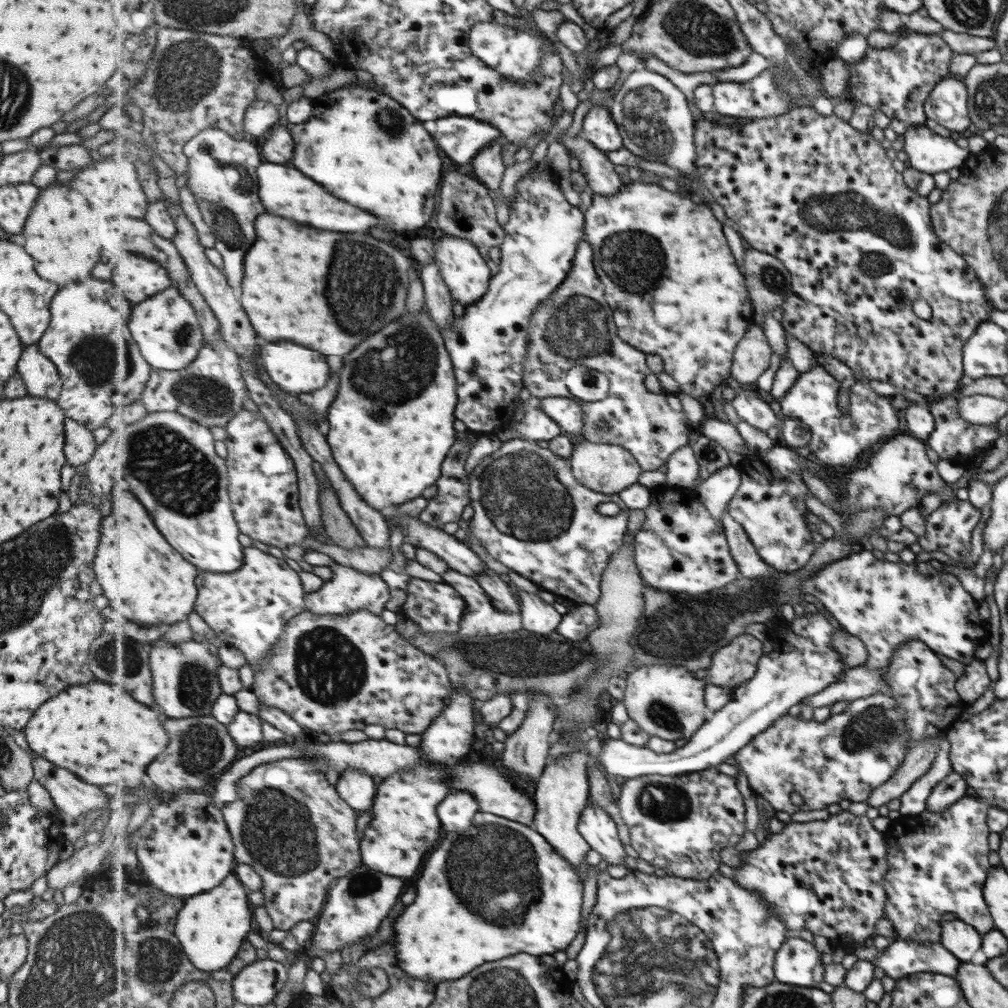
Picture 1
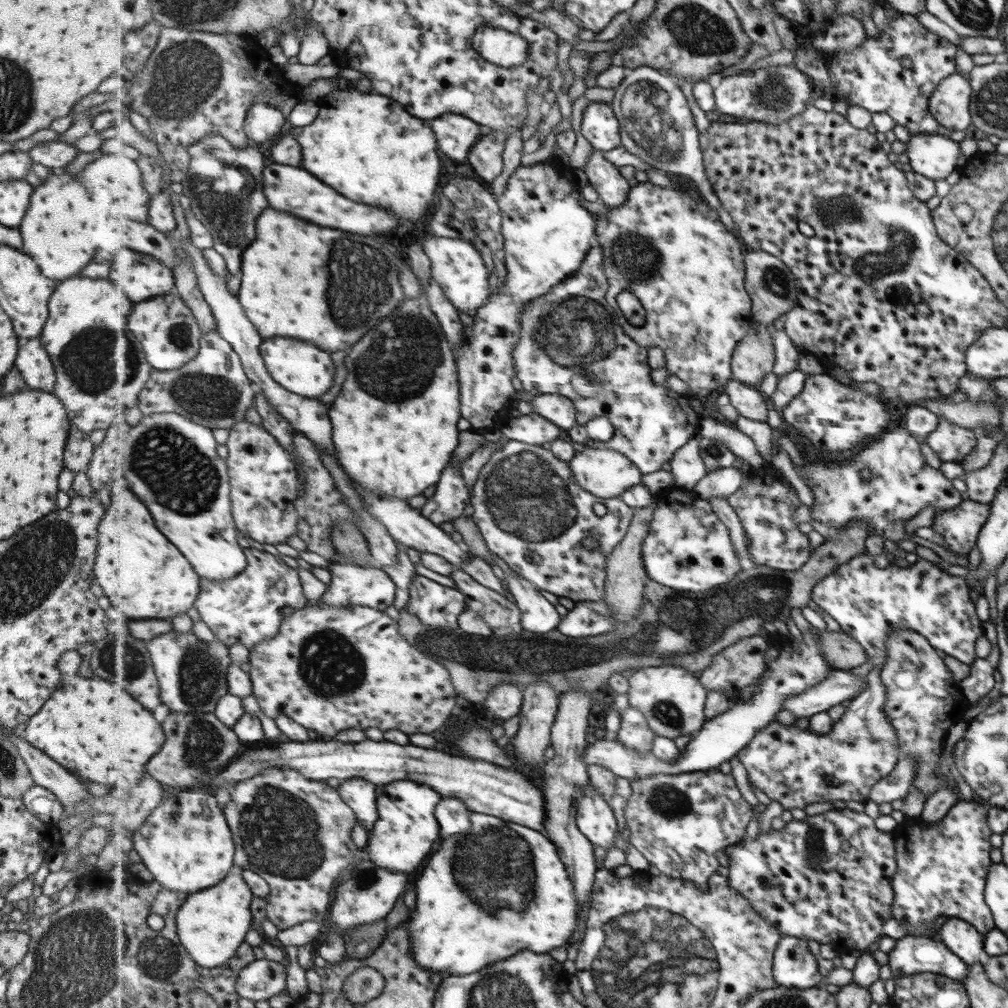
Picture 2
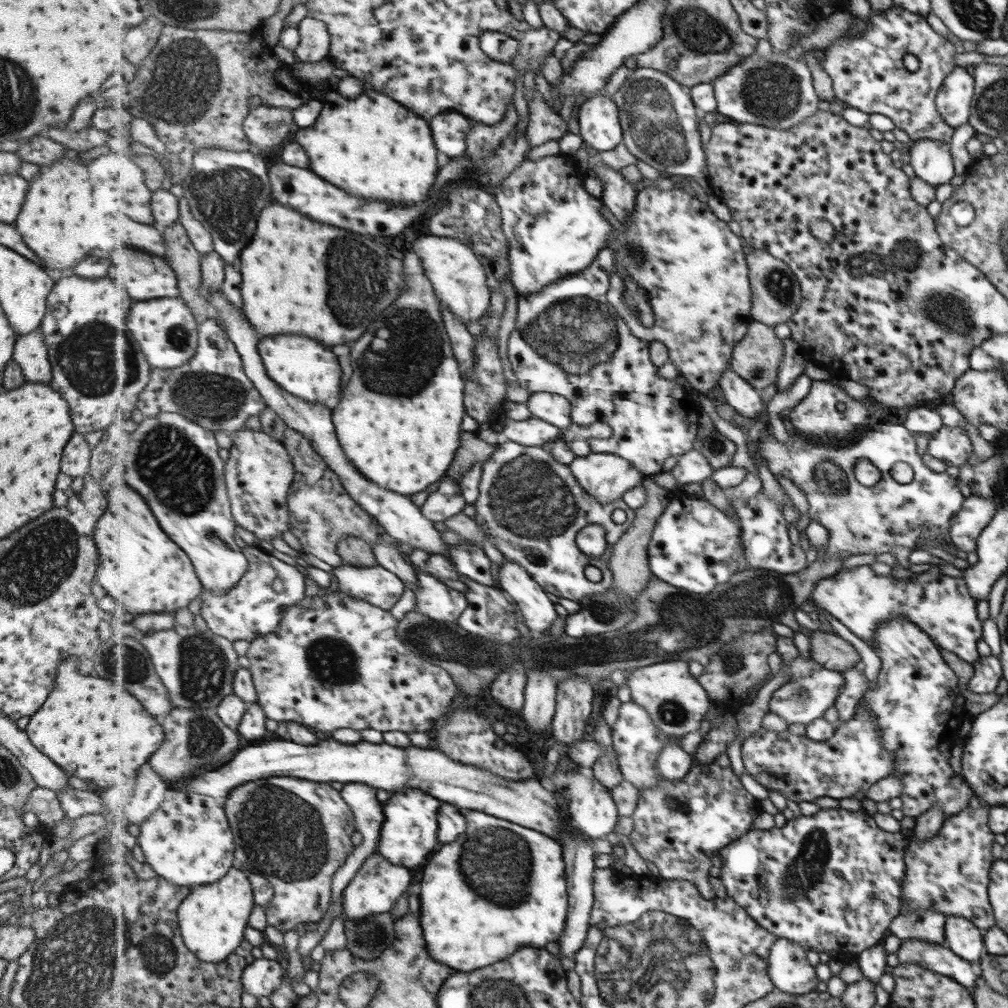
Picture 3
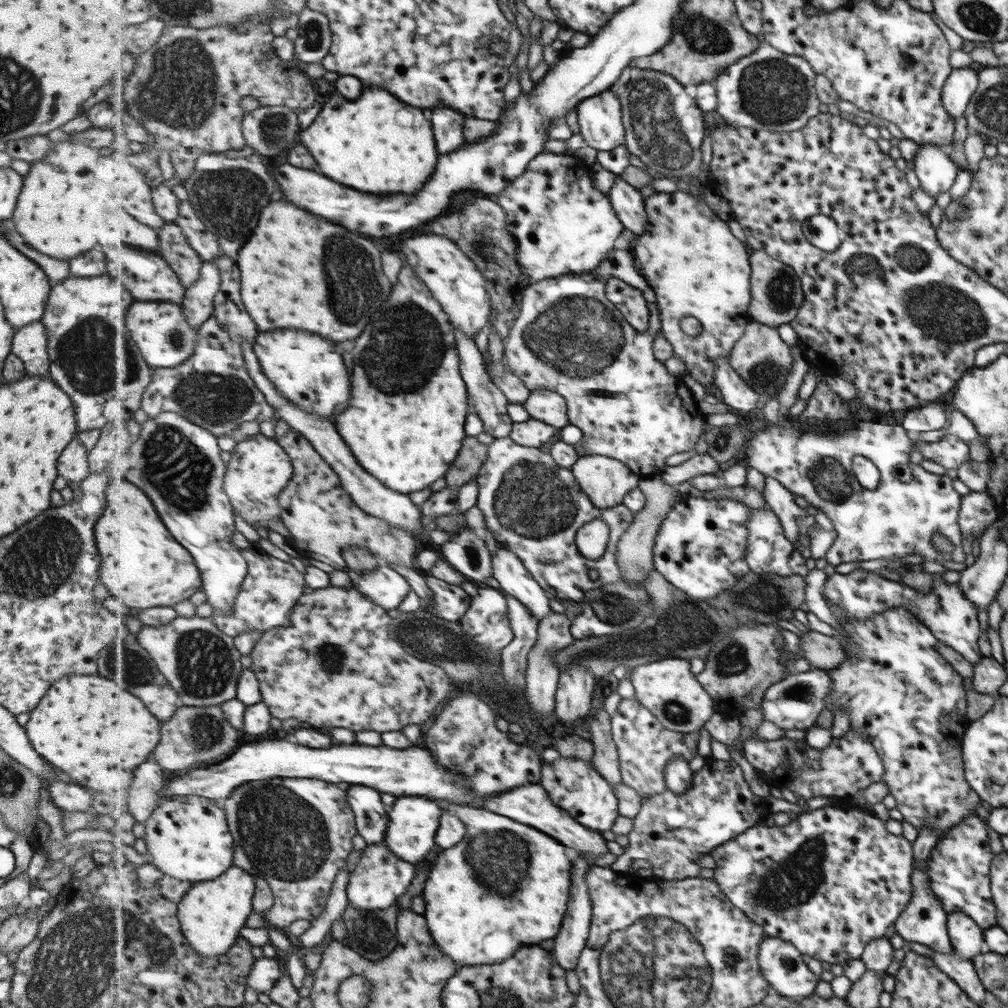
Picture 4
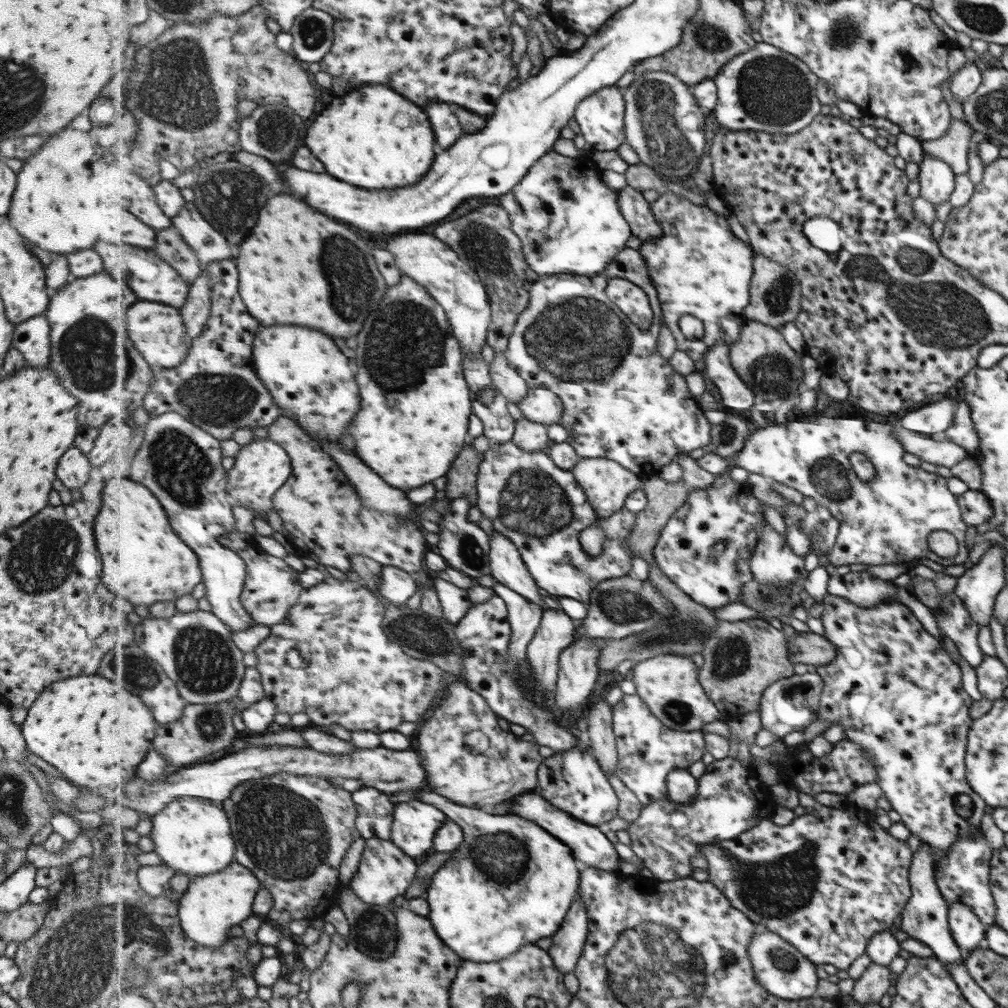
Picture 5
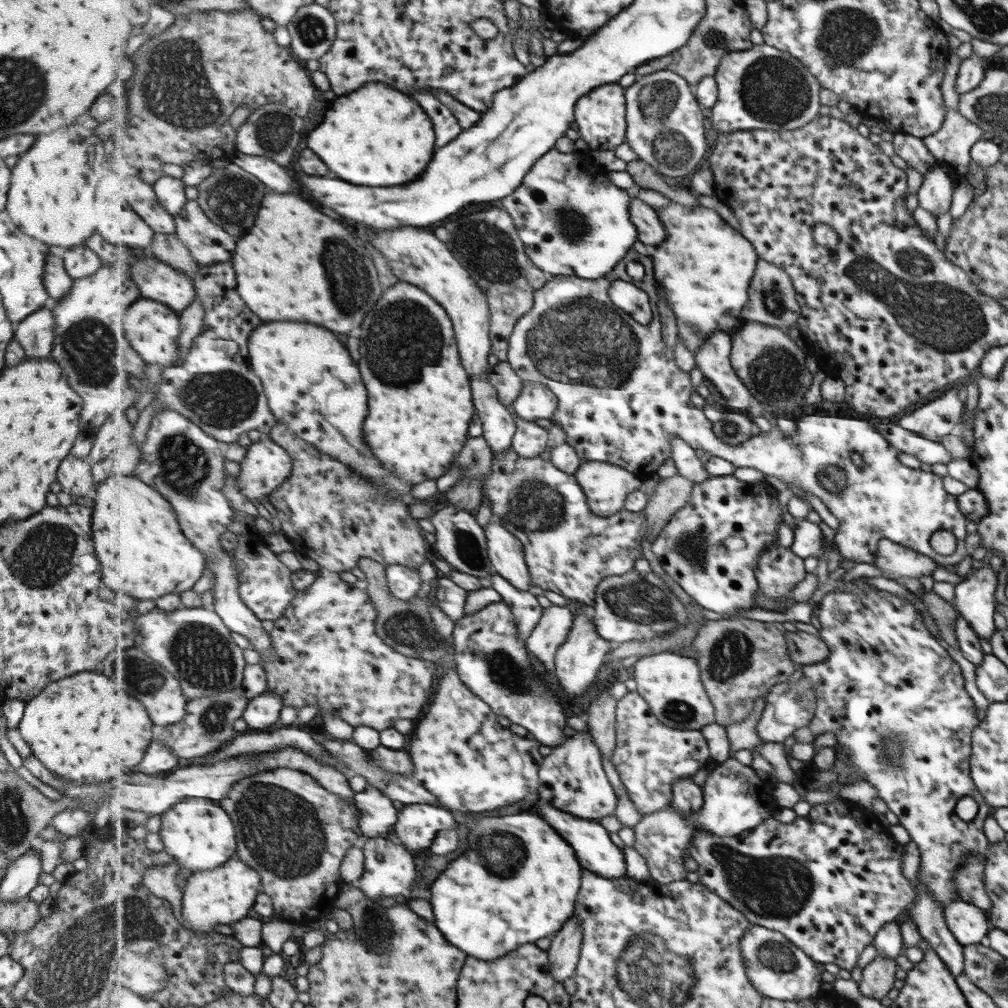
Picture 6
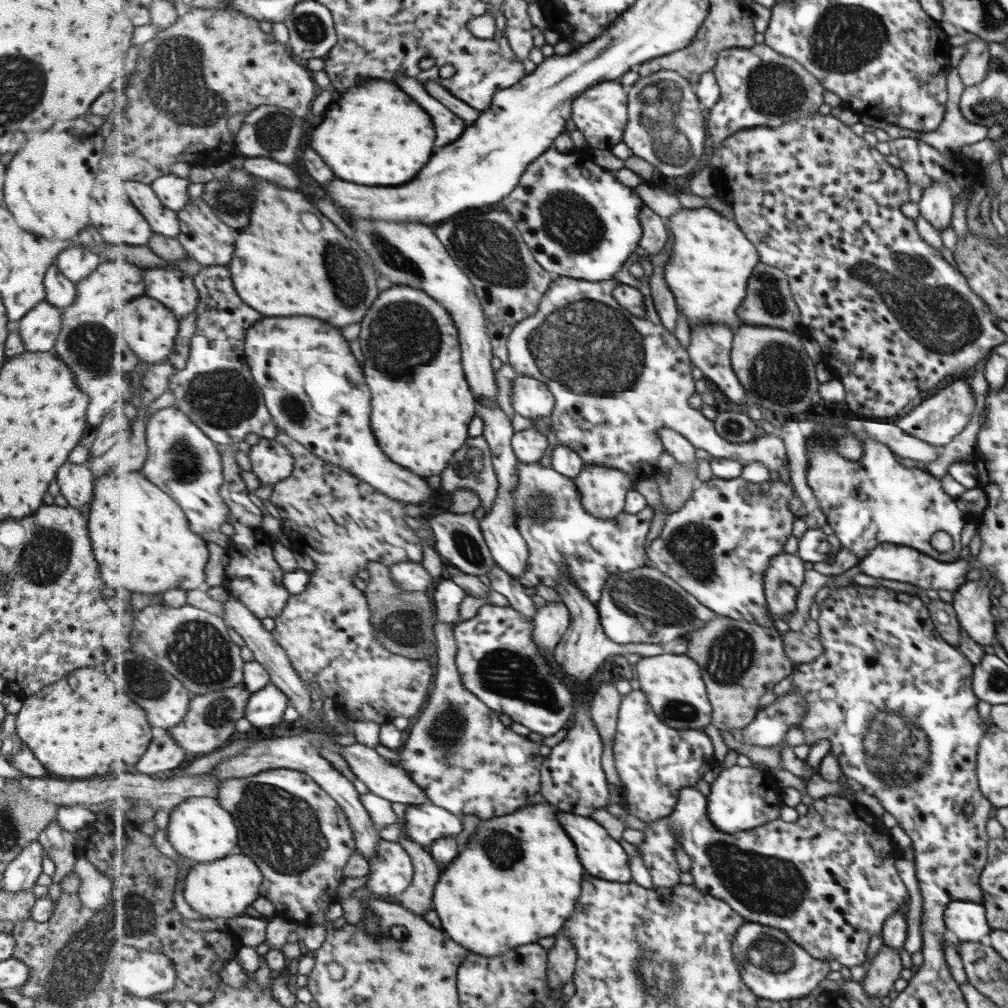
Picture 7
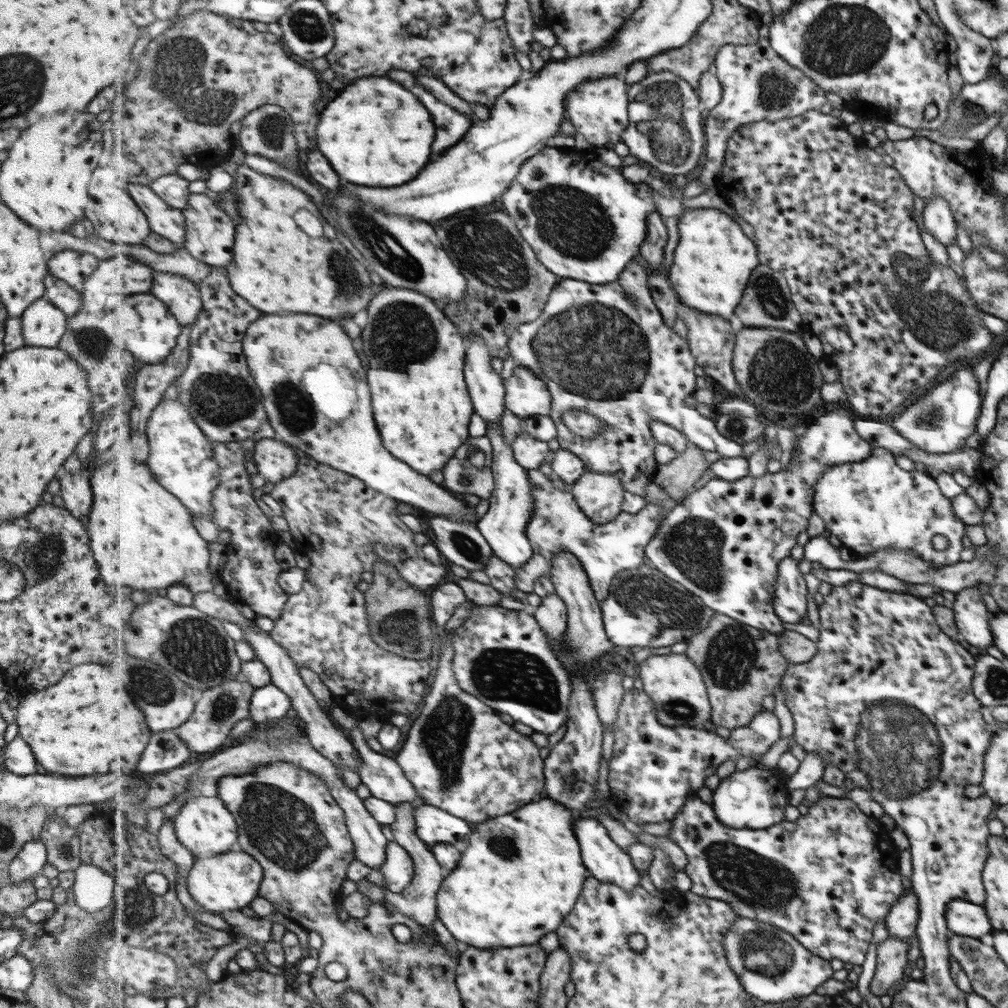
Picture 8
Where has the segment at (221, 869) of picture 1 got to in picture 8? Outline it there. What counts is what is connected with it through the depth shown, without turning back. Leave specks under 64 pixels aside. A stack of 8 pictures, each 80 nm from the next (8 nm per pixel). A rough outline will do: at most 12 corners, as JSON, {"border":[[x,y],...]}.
{"border":[[218,796],[193,797],[174,818],[196,858],[239,844],[238,820]]}

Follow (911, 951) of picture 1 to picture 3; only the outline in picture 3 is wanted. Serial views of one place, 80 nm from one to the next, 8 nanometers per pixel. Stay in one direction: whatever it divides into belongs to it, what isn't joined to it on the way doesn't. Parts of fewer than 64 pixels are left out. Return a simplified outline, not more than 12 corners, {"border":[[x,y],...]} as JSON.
{"border":[[903,940],[898,965],[917,963],[970,992],[978,977],[946,946]]}

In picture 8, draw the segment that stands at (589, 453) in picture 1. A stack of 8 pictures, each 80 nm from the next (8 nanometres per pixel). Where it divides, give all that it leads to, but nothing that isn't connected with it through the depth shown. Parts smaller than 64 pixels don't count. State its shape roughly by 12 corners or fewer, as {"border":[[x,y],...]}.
{"border":[[586,472],[571,491],[597,524],[622,514],[614,474]]}

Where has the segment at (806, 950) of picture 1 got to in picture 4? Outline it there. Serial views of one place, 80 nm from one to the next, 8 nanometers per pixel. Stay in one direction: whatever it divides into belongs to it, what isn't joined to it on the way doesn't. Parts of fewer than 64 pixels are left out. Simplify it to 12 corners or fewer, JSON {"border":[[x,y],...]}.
{"border":[[768,935],[760,967],[774,993],[791,999],[815,990],[793,944]]}

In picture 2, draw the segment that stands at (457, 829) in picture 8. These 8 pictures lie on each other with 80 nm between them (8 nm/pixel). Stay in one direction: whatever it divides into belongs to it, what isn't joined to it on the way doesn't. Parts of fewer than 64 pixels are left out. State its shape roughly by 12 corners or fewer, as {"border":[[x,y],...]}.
{"border":[[415,780],[383,786],[365,846],[413,877],[441,838],[444,797]]}

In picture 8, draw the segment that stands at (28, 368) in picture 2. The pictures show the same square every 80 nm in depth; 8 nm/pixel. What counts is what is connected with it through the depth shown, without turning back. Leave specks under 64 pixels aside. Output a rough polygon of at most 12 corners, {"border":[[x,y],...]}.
{"border":[[43,297],[19,320],[25,344],[56,347],[68,318]]}

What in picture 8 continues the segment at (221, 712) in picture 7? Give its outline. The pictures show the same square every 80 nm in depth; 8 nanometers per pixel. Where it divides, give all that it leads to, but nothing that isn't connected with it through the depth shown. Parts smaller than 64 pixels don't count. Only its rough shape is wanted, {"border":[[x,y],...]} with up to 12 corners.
{"border":[[228,680],[199,694],[177,728],[193,752],[213,752],[251,718],[256,688]]}

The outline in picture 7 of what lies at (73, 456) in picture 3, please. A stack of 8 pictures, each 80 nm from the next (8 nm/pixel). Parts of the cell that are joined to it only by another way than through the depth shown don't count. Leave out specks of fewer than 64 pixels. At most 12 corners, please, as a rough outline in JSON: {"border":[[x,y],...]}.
{"border":[[63,464],[55,476],[71,508],[92,499],[96,466]]}

